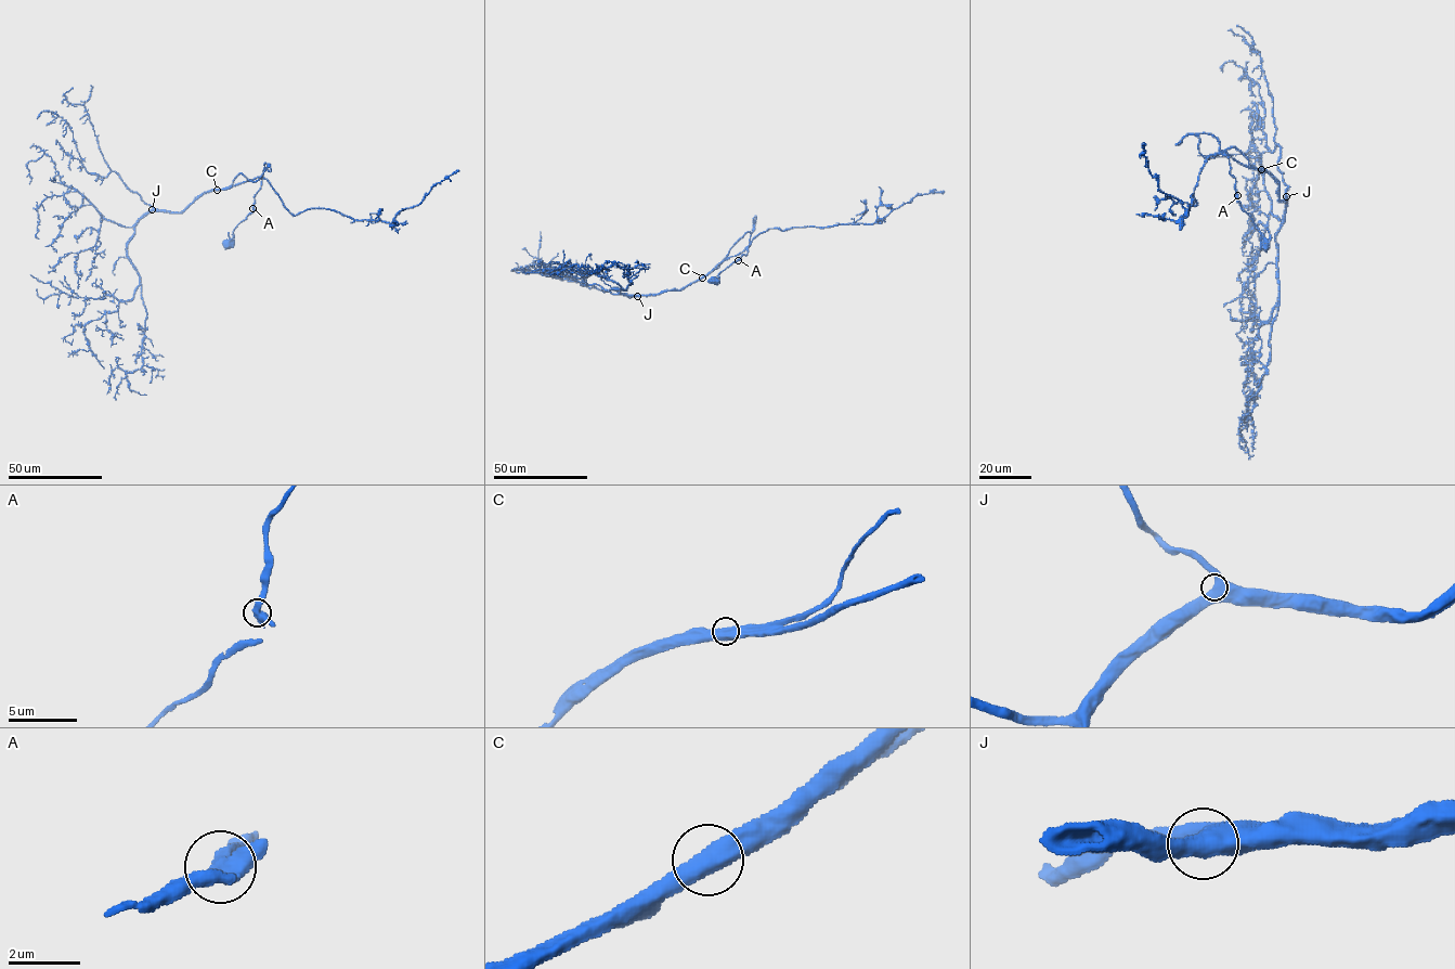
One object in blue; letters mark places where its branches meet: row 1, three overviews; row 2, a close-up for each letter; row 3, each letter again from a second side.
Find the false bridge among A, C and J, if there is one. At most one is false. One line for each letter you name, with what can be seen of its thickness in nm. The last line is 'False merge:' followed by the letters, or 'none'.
False merge: none

